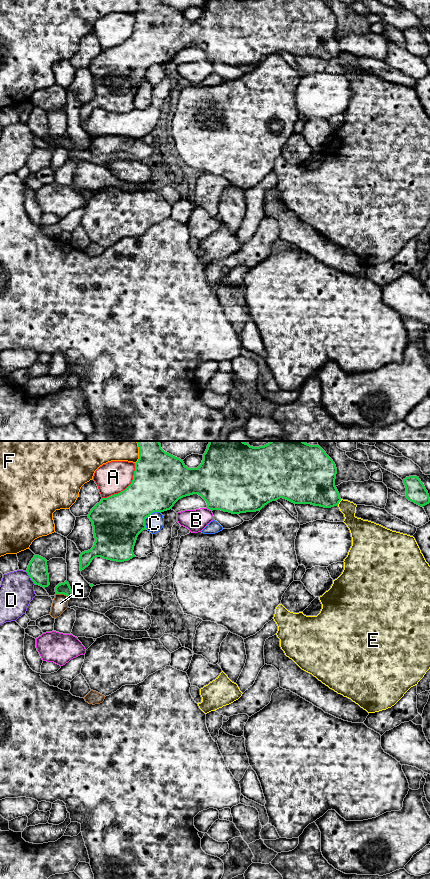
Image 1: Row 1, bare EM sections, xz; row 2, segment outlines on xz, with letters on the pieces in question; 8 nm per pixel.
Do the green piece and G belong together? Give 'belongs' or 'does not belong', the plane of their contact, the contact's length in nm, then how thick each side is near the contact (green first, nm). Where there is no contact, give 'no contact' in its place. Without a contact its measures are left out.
does not belong; meets green in xz; contact 120 nm long; 100 nm thick on the green side, 130 nm on the other

